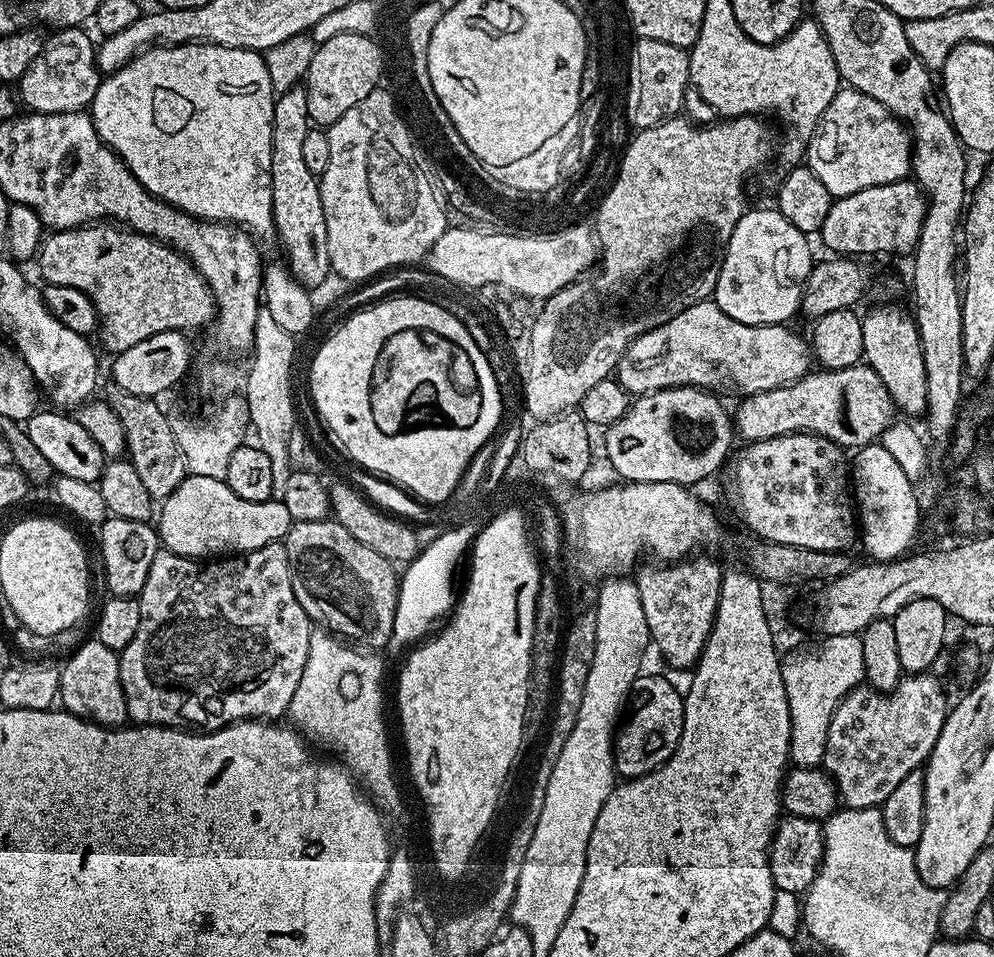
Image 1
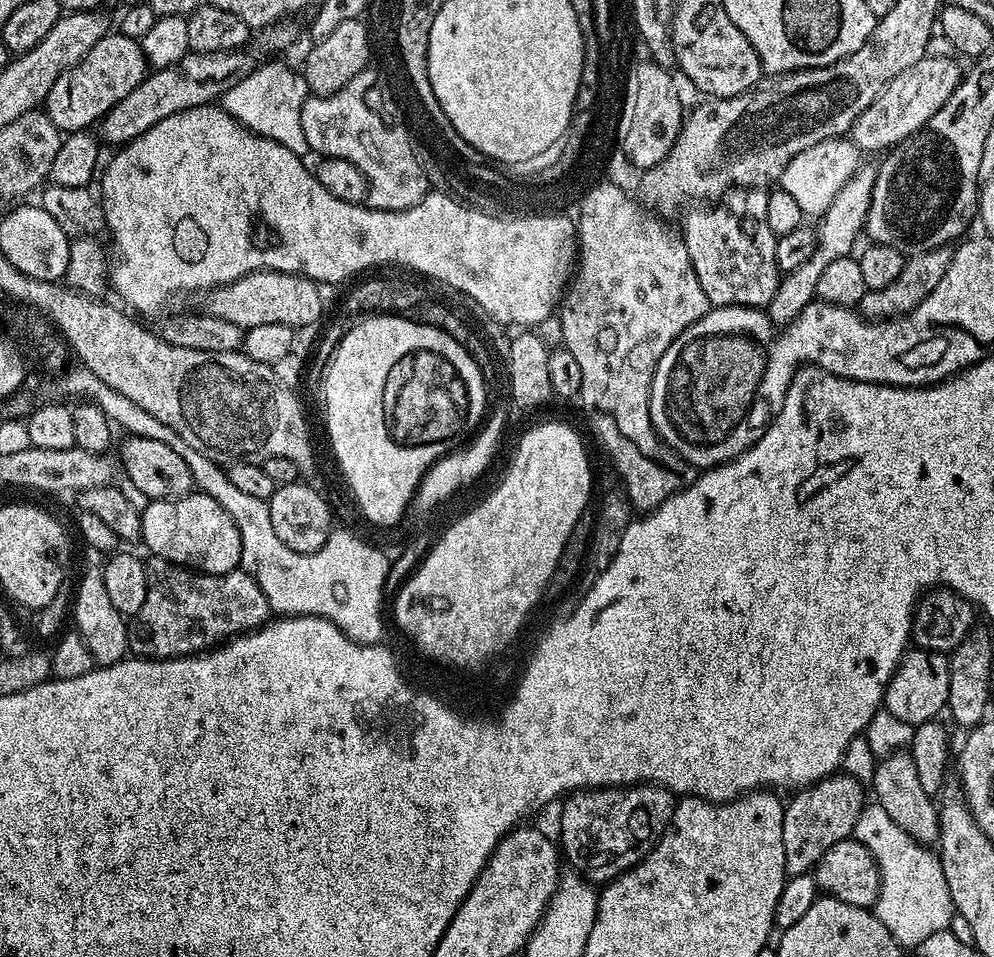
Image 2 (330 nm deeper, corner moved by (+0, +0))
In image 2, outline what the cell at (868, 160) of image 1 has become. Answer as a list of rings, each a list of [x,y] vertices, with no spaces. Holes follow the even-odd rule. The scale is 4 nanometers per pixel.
[[[831,136],[829,140],[802,150],[802,154],[794,154],[786,170],[782,170],[778,184],[798,202],[805,217],[819,218],[824,215],[834,196],[842,190],[842,186],[846,186],[846,182],[850,182],[850,178],[860,169],[861,163],[862,153],[851,139]]]

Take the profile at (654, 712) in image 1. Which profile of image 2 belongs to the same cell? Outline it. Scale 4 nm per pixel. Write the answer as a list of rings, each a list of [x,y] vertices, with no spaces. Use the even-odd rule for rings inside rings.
[[[633,784],[622,788],[589,788],[571,793],[560,812],[558,844],[571,871],[596,886],[629,872],[647,856],[668,829],[677,797],[659,784]]]

